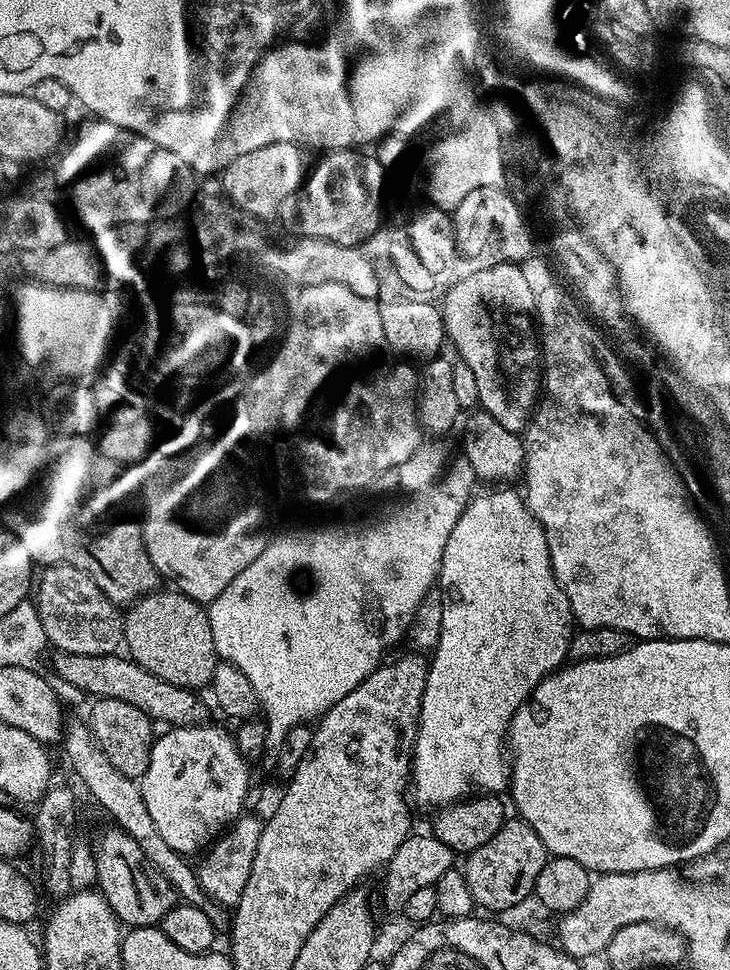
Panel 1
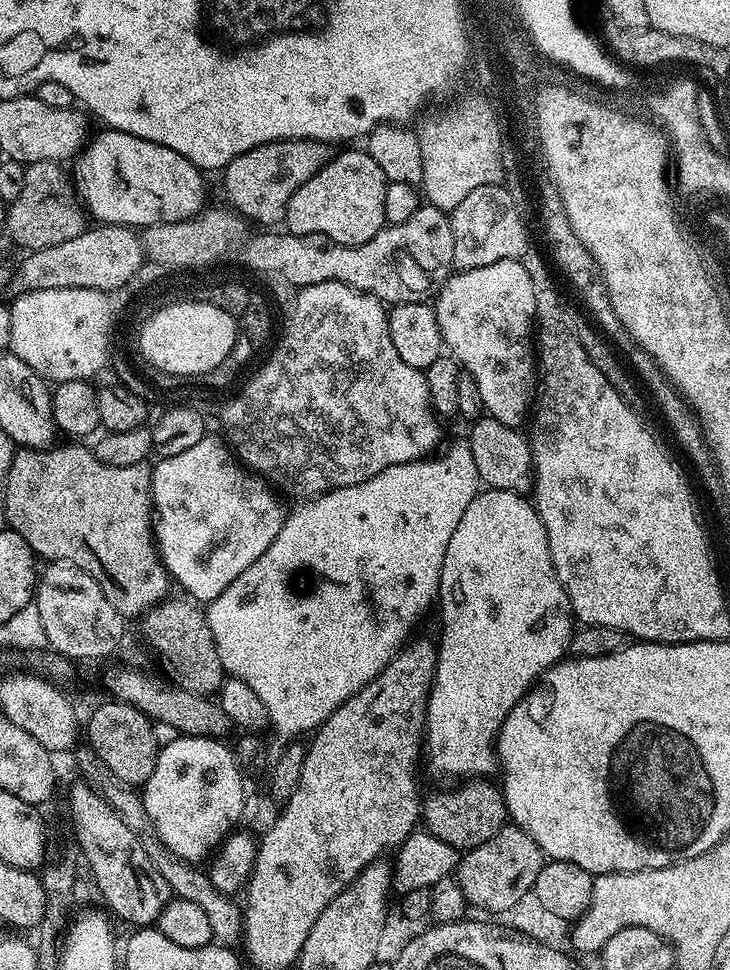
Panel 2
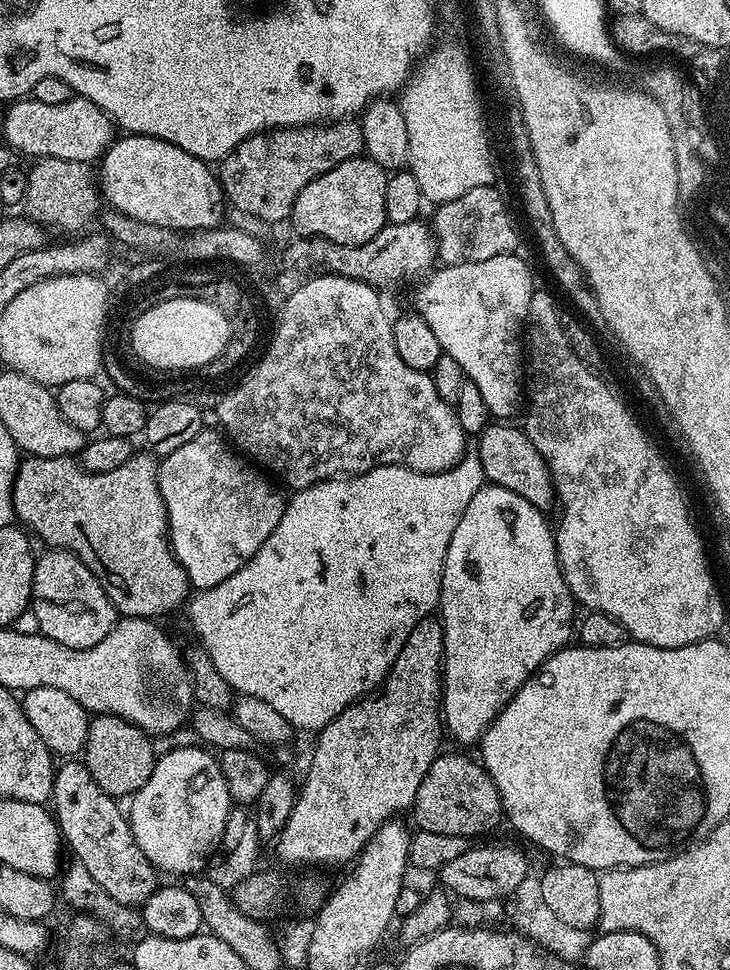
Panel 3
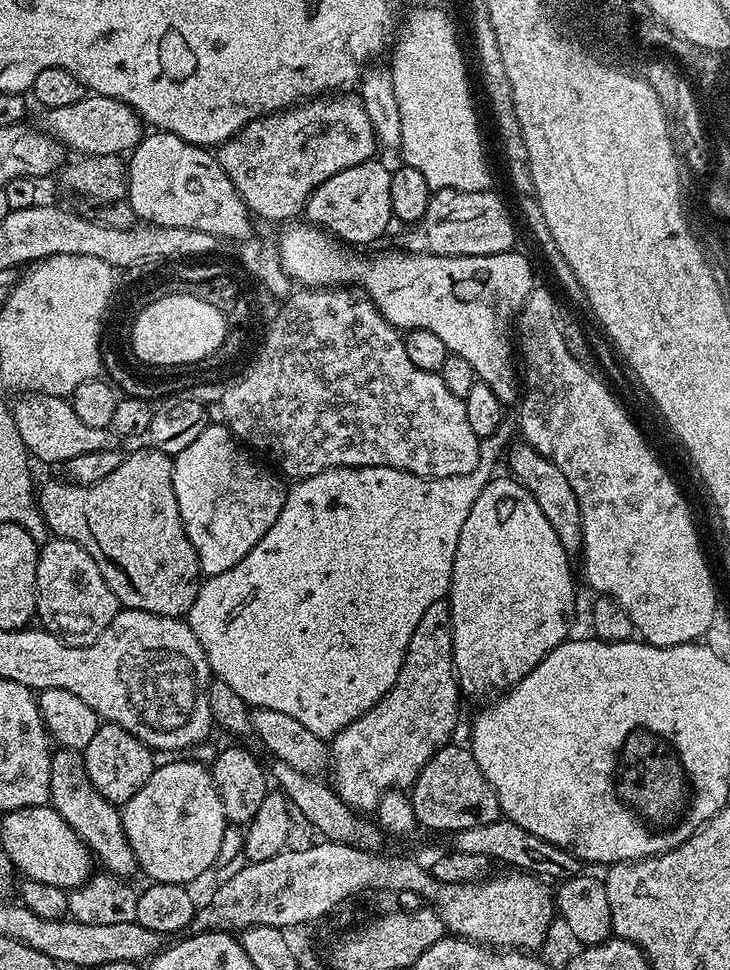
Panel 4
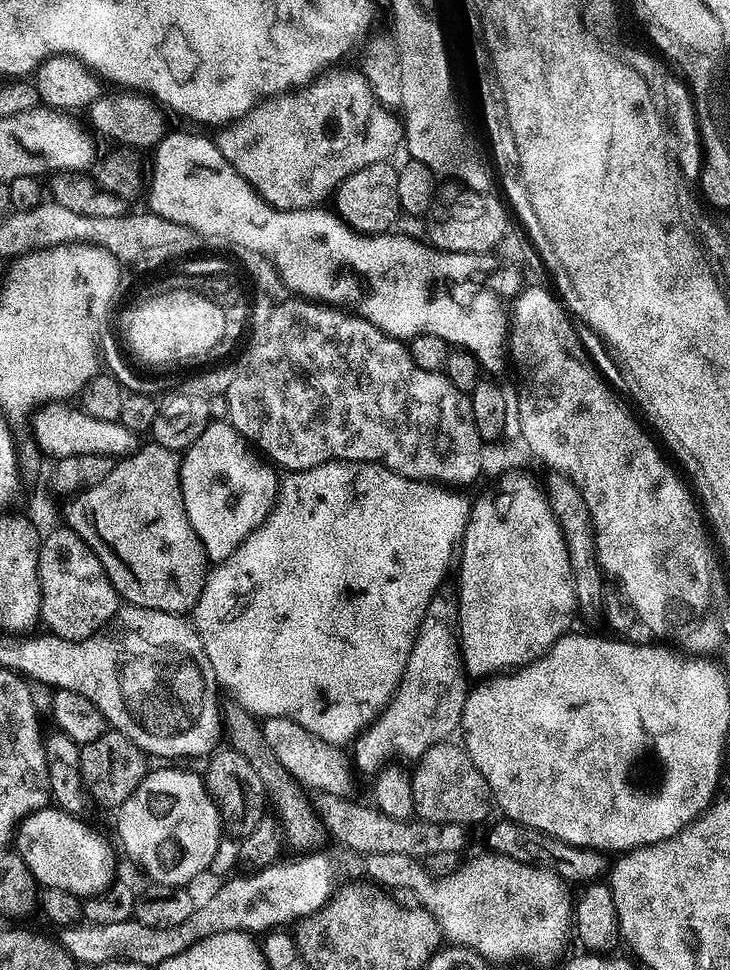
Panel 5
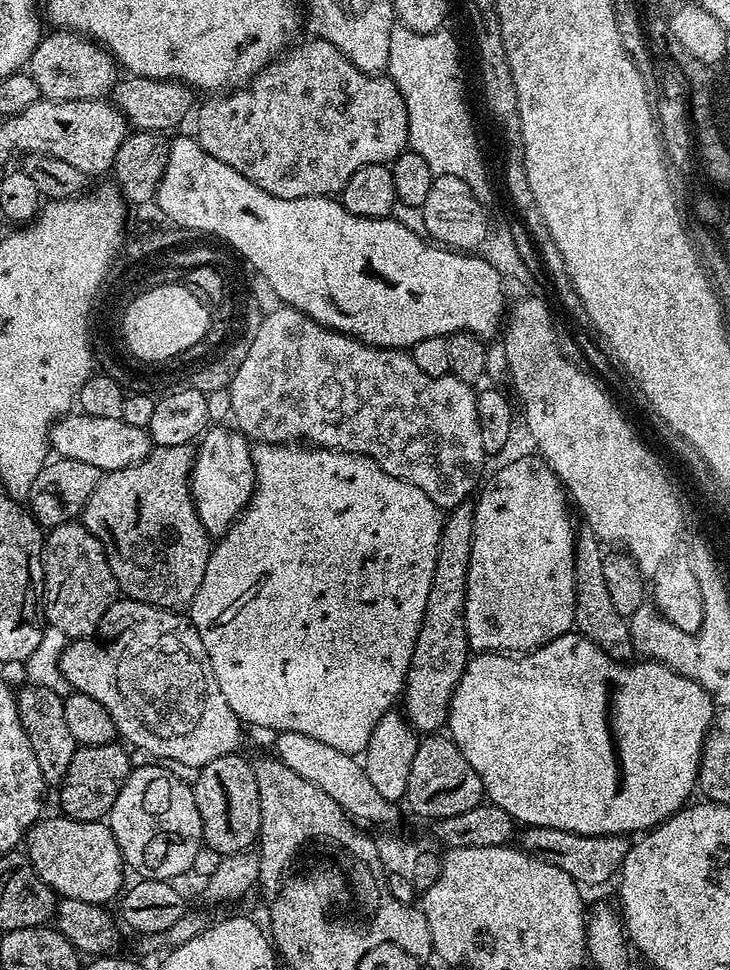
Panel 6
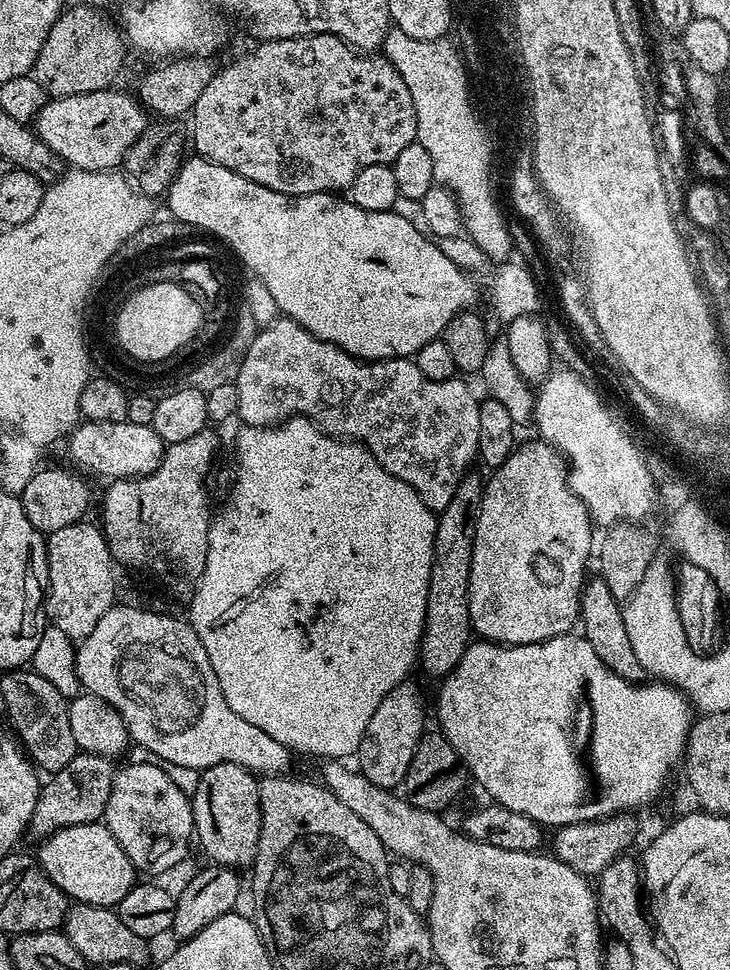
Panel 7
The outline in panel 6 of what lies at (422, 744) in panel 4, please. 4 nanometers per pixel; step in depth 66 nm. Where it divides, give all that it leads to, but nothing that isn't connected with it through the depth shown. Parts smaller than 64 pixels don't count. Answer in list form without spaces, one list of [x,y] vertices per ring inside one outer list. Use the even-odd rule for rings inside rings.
[[[472,502],[451,509],[445,515],[438,542],[434,582],[430,582],[426,614],[422,614],[418,642],[414,642],[414,654],[410,658],[402,693],[402,711],[408,717],[409,724],[420,734],[436,734],[447,725],[452,695],[470,659],[464,603],[475,513],[476,505]]]

